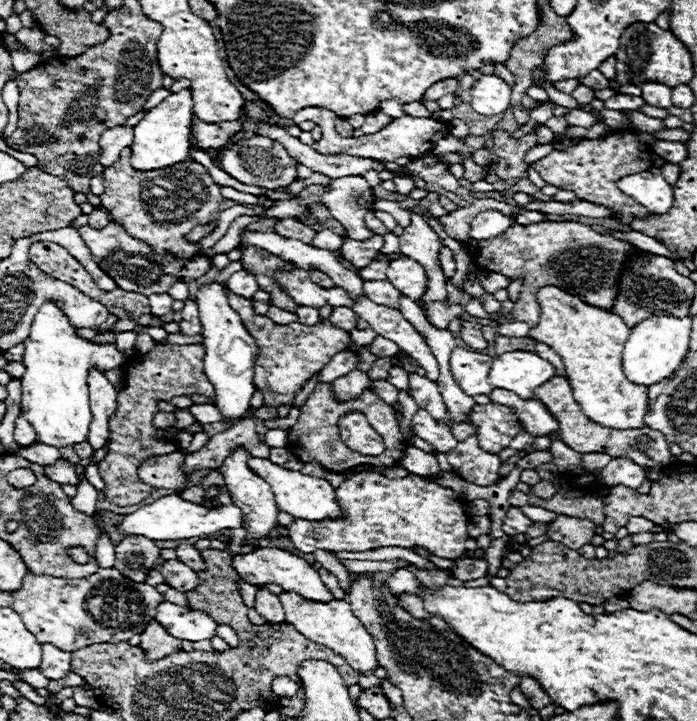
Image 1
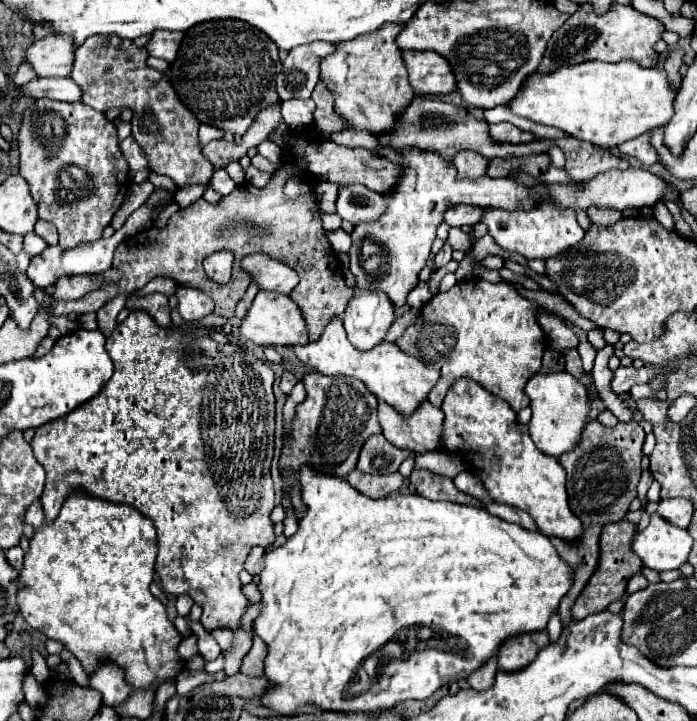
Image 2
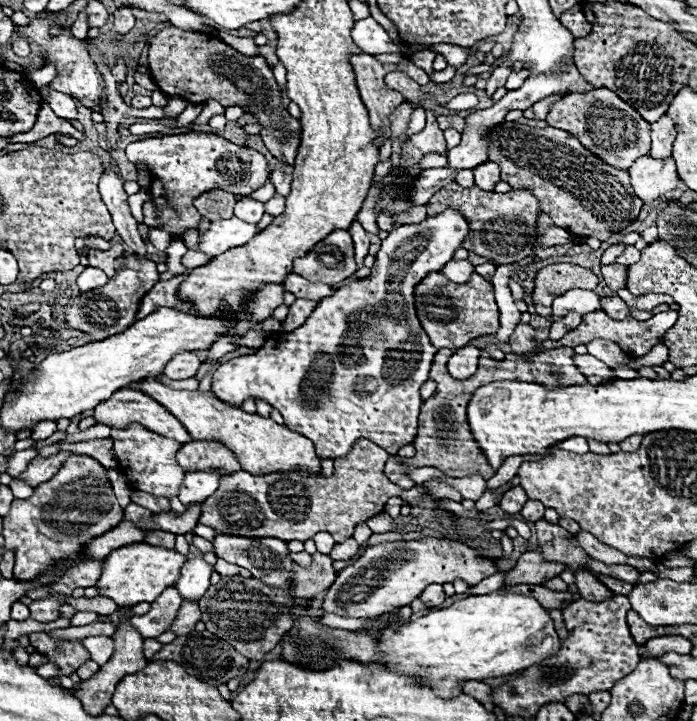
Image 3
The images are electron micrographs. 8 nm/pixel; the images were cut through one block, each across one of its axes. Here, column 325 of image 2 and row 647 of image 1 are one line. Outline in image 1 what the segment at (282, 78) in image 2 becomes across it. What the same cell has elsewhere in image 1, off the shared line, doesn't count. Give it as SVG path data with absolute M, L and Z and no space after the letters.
M42 644L42 650L44 650L42 664L40 664L42 674L50 680L64 678L70 672L72 654L64 652L64 650L58 650L54 644Z

